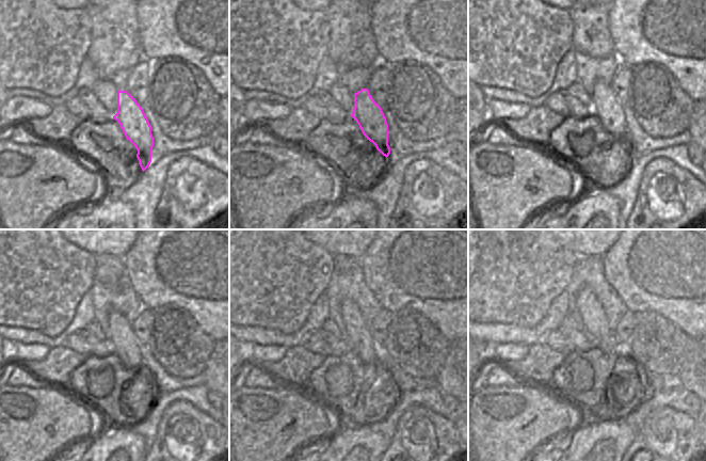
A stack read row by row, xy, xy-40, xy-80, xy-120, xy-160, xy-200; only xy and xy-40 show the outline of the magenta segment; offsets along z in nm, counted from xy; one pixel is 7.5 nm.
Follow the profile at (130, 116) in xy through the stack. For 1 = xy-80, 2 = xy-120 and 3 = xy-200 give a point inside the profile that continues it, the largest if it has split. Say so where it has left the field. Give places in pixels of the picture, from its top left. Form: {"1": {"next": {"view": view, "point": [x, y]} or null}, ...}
{"1": {"next": {"view": "xy-80", "point": [605, 106]}}, "2": {"next": {"view": "xy-120", "point": [126, 346]}}, "3": {"next": {"view": "xy-200", "point": [591, 313]}}}

